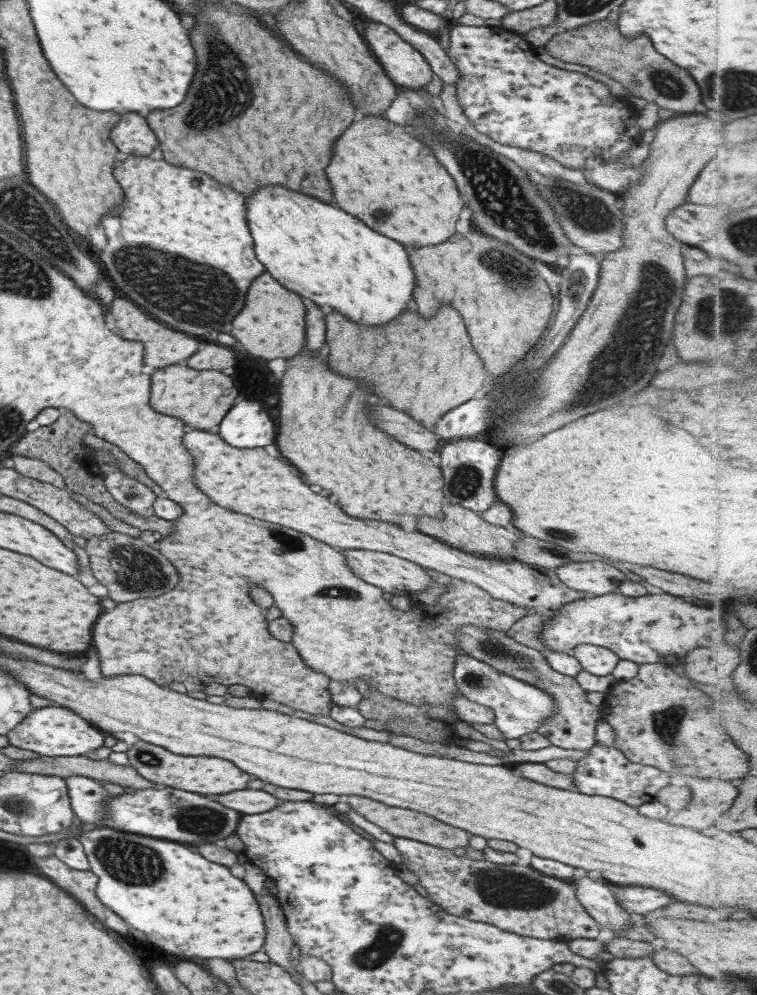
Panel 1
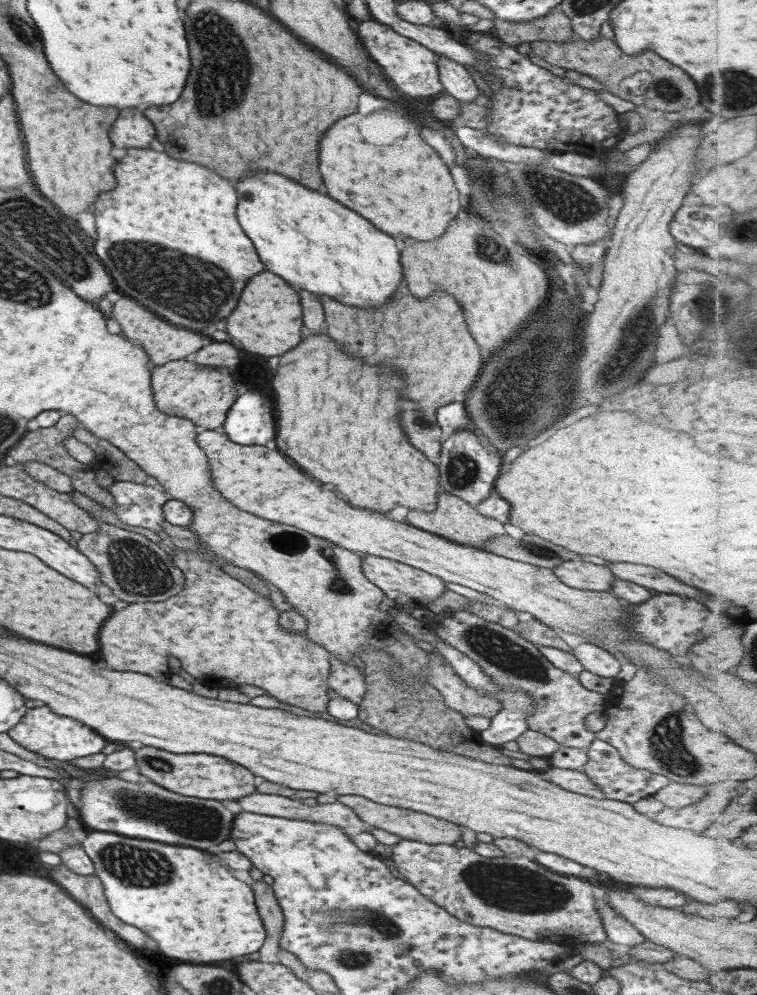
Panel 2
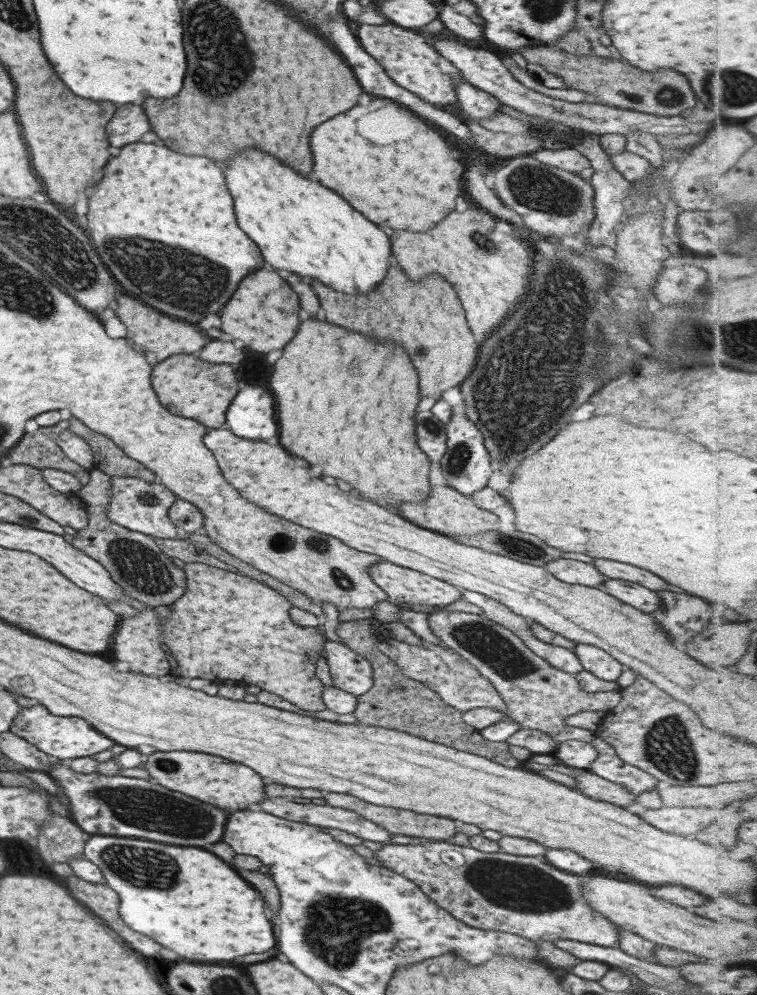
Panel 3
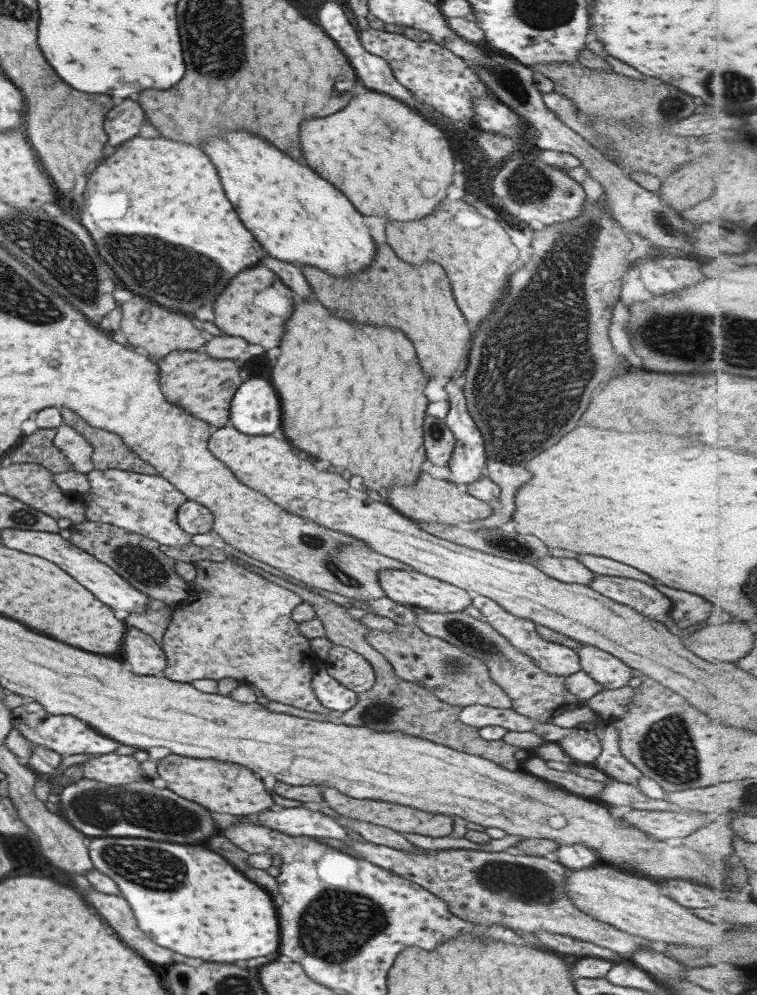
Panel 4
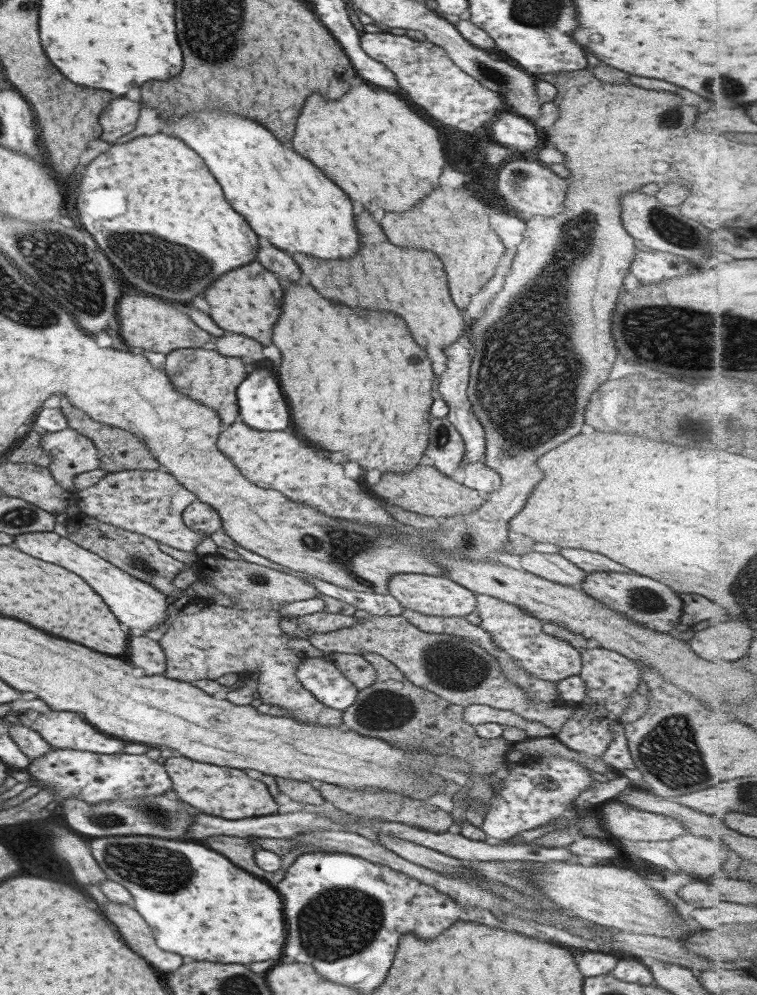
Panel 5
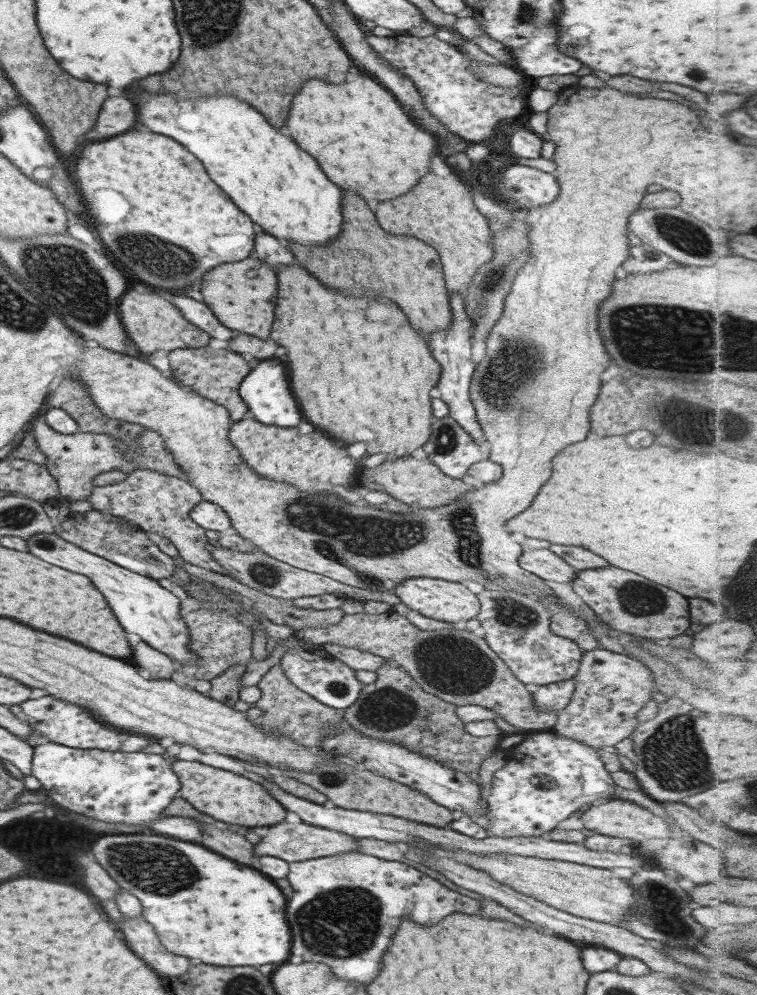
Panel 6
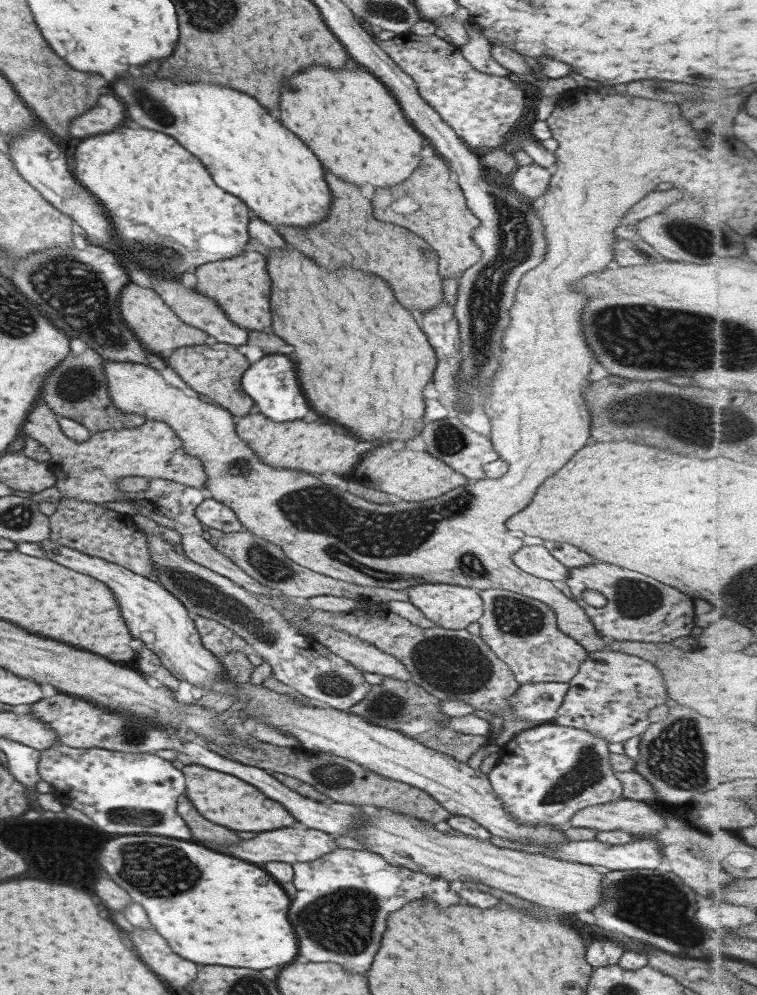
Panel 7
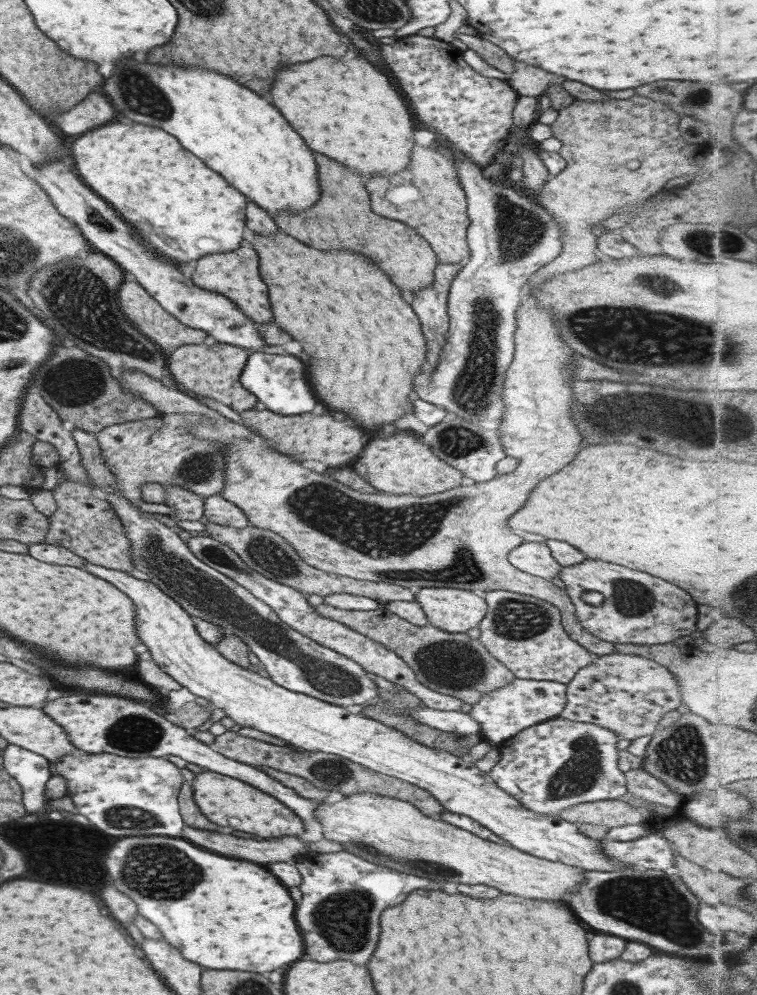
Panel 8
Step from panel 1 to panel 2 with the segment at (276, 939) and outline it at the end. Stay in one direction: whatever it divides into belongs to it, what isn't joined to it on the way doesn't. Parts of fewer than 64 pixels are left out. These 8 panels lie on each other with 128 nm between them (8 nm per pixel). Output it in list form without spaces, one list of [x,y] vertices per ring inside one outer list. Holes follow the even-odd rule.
[[[253,882],[249,884],[253,888],[253,894],[255,894],[255,904],[257,904],[257,912],[263,920],[263,926],[267,930],[267,936],[273,936],[277,938],[279,932],[281,932],[281,922],[283,922],[283,916],[281,916],[281,910],[275,902],[275,896],[271,892],[271,888],[263,882]]]

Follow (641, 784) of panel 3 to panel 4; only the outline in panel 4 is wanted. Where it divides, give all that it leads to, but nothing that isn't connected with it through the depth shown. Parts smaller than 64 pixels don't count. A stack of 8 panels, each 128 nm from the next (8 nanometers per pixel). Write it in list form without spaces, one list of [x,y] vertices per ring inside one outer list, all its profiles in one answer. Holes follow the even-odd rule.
[[[601,719],[596,725],[595,735],[599,740],[601,753],[593,762],[593,767],[617,782],[636,784],[643,774],[621,755],[617,729]]]

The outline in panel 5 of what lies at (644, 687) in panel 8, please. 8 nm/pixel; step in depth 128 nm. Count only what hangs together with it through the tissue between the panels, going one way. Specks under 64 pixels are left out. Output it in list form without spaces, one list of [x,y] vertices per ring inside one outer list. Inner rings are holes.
[[[601,647],[583,648],[579,650],[580,653],[580,671],[579,676],[583,680],[582,684],[585,686],[584,700],[579,704],[572,705],[573,714],[571,718],[558,729],[554,737],[561,742],[566,748],[575,750],[576,752],[583,752],[586,755],[601,756],[608,748],[611,742],[613,733],[609,726],[613,727],[623,721],[626,707],[630,704],[632,695],[636,692],[636,688],[641,679],[642,670],[634,661],[627,657],[609,649]]]

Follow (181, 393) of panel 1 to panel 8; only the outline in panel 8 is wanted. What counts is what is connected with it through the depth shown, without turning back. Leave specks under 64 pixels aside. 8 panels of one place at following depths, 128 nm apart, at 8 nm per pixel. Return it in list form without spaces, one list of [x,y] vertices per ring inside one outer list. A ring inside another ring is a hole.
[[[185,344],[185,346],[171,350],[167,368],[173,374],[176,385],[181,385],[185,390],[191,390],[194,394],[200,394],[205,398],[213,398],[240,413],[253,409],[257,402],[255,396],[241,388],[241,384],[237,380],[241,368],[245,364],[245,358],[247,358],[247,352],[241,347],[227,346],[227,344],[213,344],[213,346]]]

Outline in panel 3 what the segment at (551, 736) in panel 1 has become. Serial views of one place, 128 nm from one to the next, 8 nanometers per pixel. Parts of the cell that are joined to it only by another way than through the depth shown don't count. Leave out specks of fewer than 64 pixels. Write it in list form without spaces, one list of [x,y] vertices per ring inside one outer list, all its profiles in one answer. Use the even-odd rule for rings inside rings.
[[[430,611],[427,617],[428,626],[431,632],[442,642],[445,647],[449,647],[473,665],[479,675],[493,686],[493,689],[501,696],[505,702],[504,713],[507,718],[514,721],[519,728],[535,729],[548,735],[559,733],[564,726],[564,718],[577,712],[603,712],[611,711],[613,707],[621,701],[619,689],[604,692],[587,693],[580,690],[574,675],[553,668],[539,656],[533,654],[525,643],[521,642],[517,636],[507,629],[503,629],[499,624],[495,624],[487,617],[477,614],[458,611]]]

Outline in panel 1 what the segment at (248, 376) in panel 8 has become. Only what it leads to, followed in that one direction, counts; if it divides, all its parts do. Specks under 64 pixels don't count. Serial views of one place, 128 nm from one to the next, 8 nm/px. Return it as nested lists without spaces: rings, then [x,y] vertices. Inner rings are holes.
[[[241,400],[231,406],[217,426],[219,436],[235,448],[269,446],[275,438],[275,428],[259,402]]]

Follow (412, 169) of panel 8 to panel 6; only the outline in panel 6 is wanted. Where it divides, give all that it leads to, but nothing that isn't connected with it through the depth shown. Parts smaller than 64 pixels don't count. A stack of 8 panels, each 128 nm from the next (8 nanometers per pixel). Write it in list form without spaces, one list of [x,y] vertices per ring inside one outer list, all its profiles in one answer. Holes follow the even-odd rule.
[[[431,172],[425,174],[407,194],[379,202],[375,216],[377,224],[381,224],[382,230],[388,234],[409,234],[436,250],[448,295],[465,292],[477,268],[493,257],[488,222],[473,205],[473,198],[467,194],[467,188],[453,174],[451,182]]]

